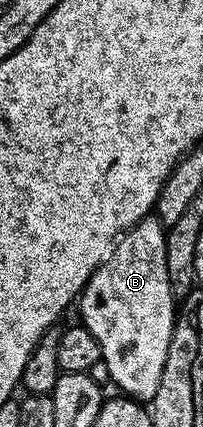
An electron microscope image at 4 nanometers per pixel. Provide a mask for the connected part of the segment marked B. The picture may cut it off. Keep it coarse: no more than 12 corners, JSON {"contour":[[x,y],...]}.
{"contour":[[165,227],[128,229],[77,298],[111,385],[154,402],[175,330]]}

